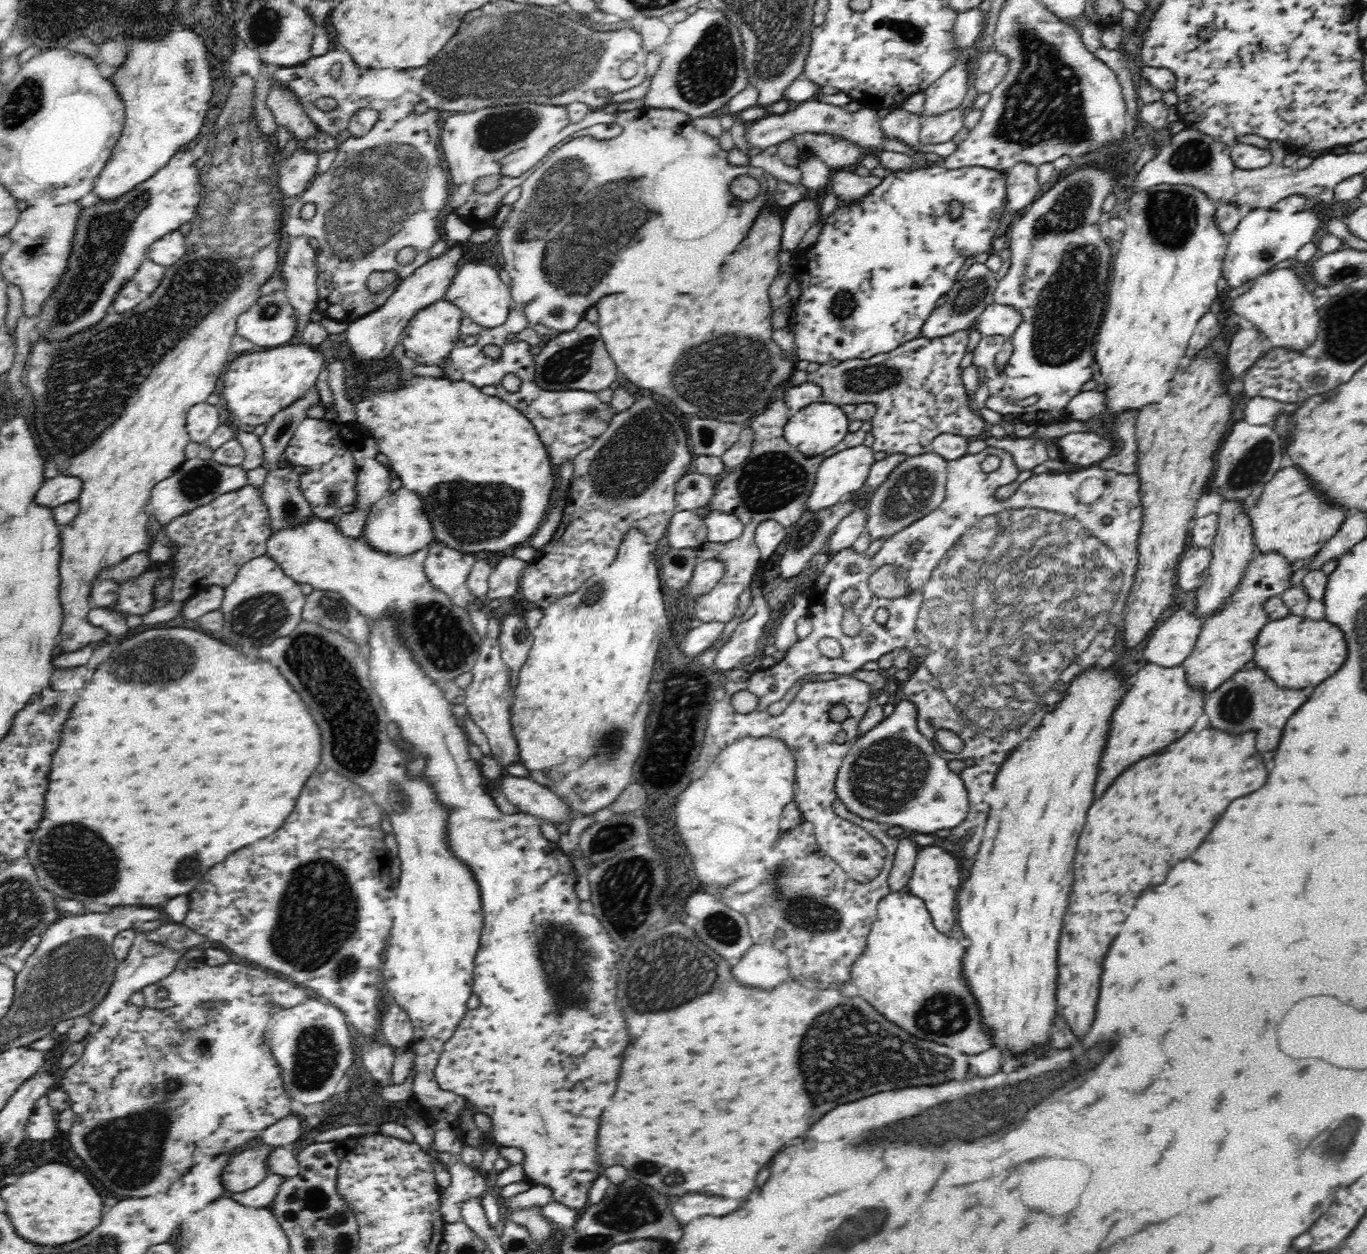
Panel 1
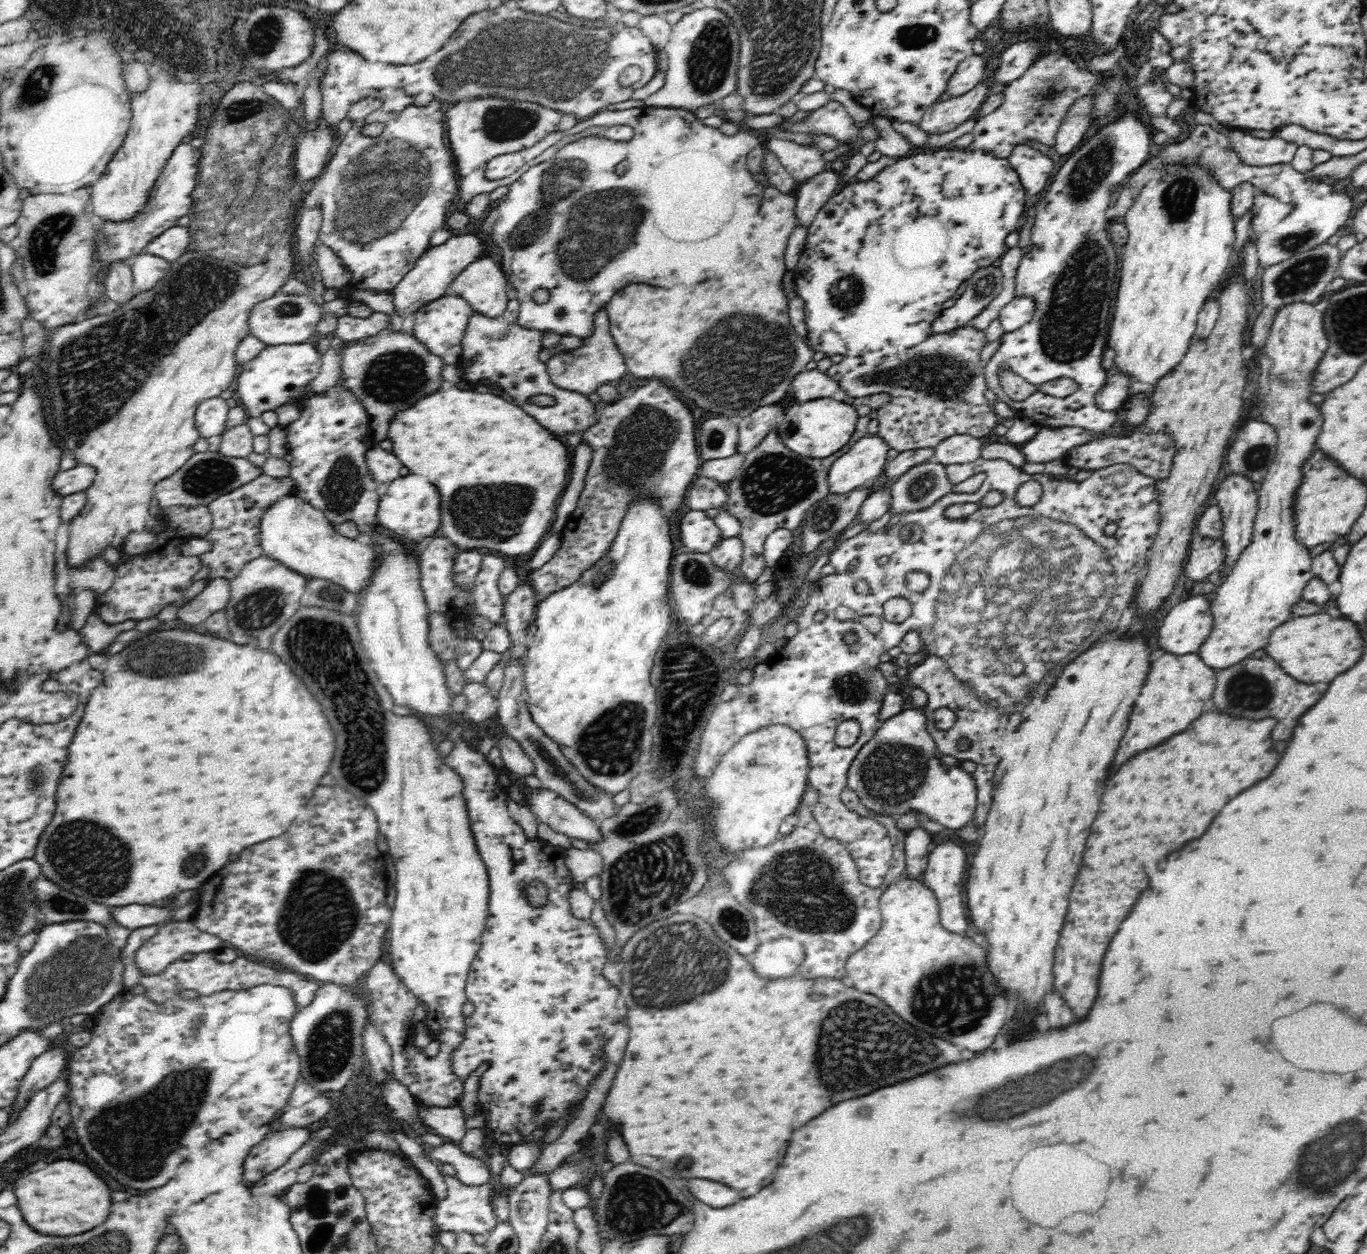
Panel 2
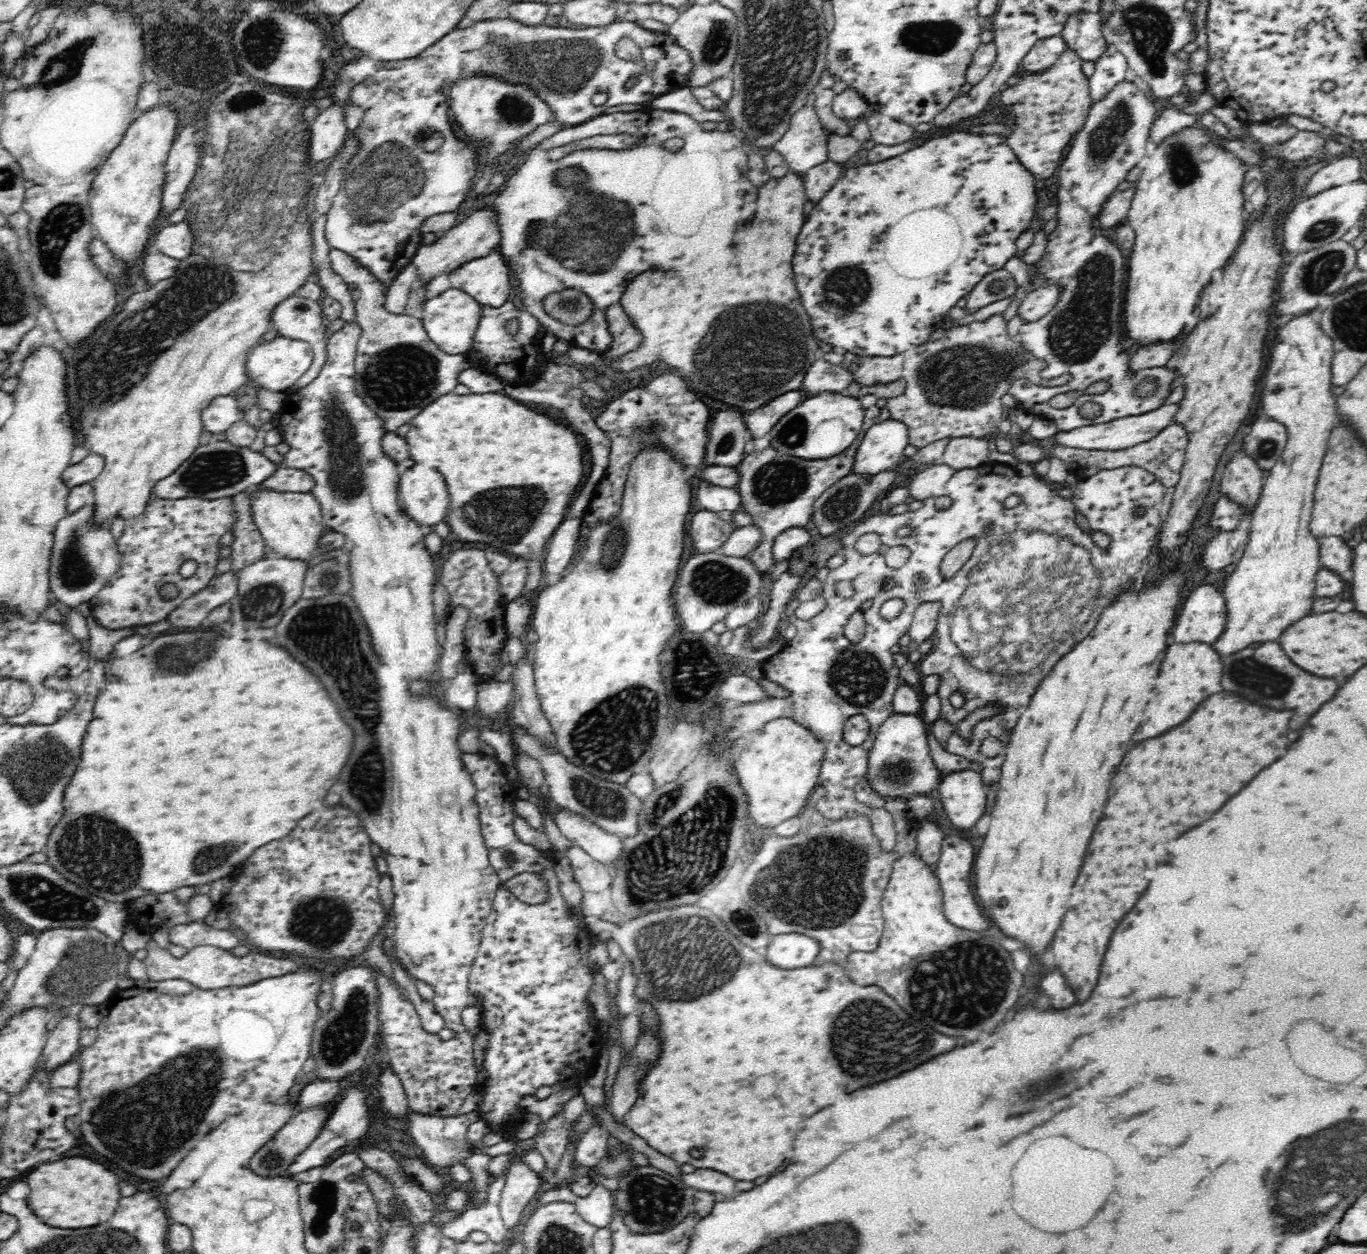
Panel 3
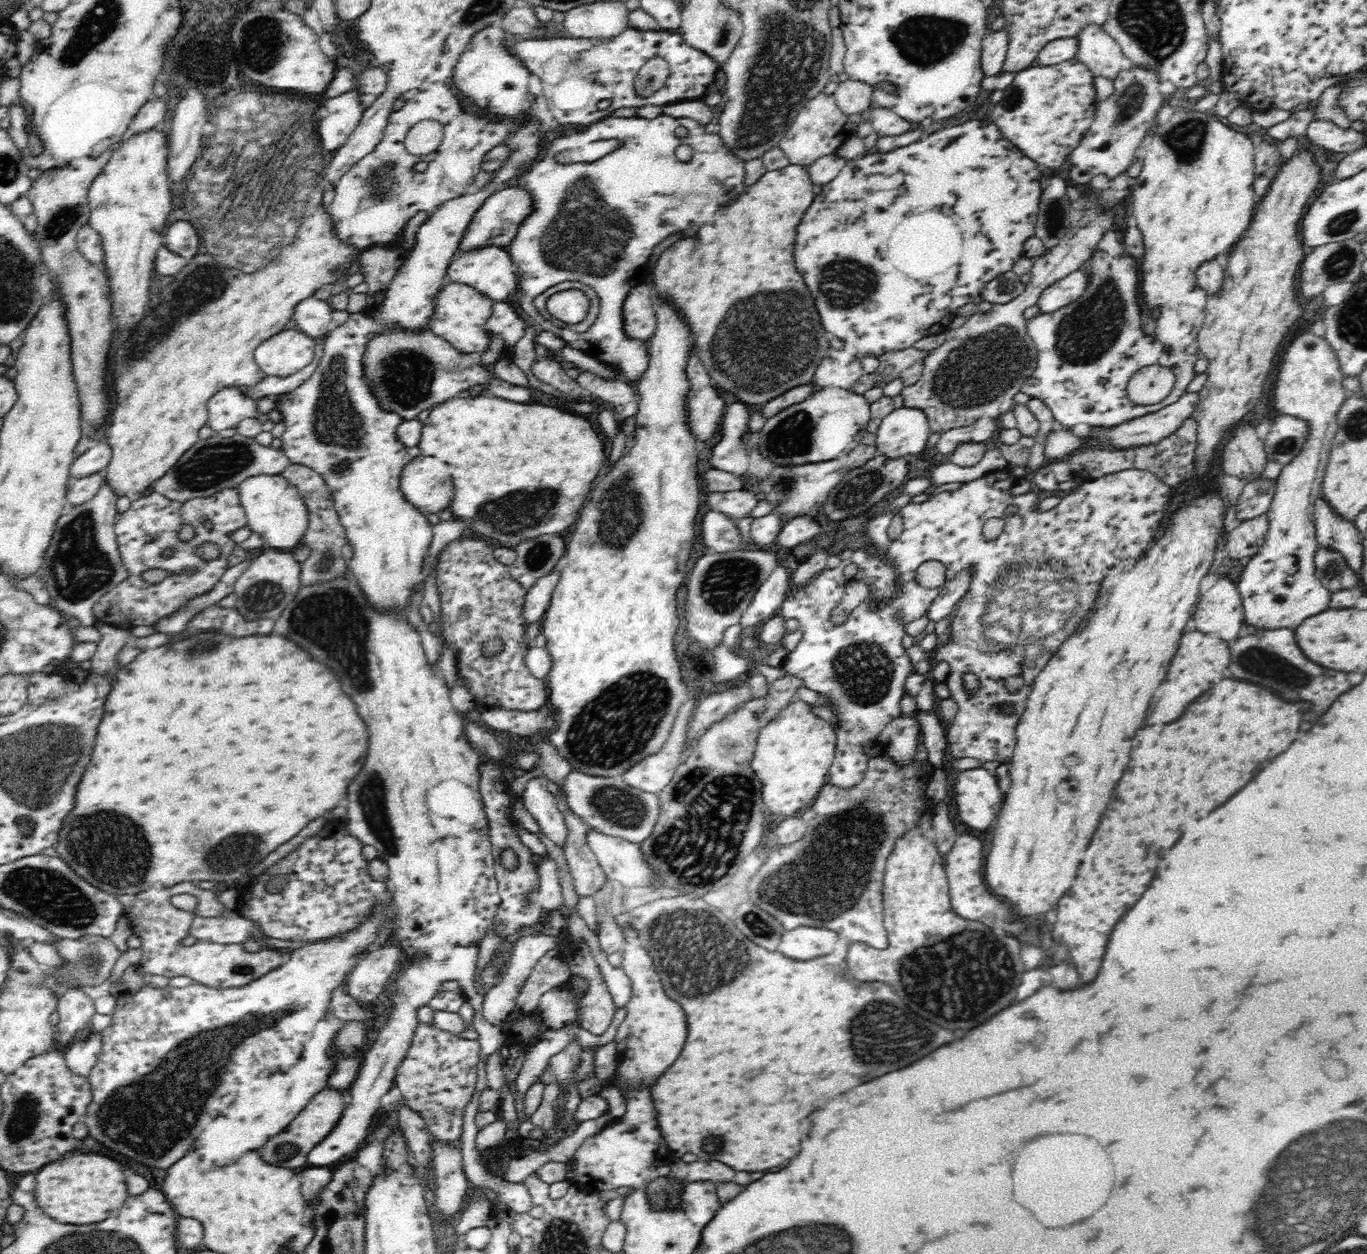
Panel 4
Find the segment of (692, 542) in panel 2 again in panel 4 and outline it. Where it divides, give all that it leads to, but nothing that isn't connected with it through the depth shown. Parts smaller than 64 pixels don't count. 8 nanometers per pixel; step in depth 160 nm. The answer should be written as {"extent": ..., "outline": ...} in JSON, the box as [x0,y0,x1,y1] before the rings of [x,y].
{"extent":[702,510,742,553],"outline":[[[712,510],[702,518],[702,538],[713,553],[732,552],[742,544],[742,534],[734,519]]]}

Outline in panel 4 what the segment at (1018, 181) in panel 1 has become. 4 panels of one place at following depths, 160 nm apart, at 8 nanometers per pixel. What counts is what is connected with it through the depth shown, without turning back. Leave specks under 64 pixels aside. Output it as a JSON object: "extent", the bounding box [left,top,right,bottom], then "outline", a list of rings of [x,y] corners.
{"extent":[992,58,1097,169],"outline":[[[1072,58],[1058,64],[1042,66],[1032,64],[1020,69],[1014,80],[1004,89],[1001,101],[994,106],[992,121],[1018,149],[1038,165],[1056,169],[1069,160],[1071,152],[1079,145],[1083,134],[1089,129],[1097,109],[1096,90],[1092,71],[1078,59]]]}

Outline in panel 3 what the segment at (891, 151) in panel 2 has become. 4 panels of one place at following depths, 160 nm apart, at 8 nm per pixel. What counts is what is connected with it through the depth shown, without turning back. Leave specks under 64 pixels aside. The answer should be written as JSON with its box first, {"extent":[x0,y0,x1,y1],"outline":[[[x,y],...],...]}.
{"extent":[865,110,915,146],"outline":[[[869,110],[865,118],[870,129],[870,138],[876,144],[892,146],[912,138],[915,127],[900,122],[880,112]]]}

